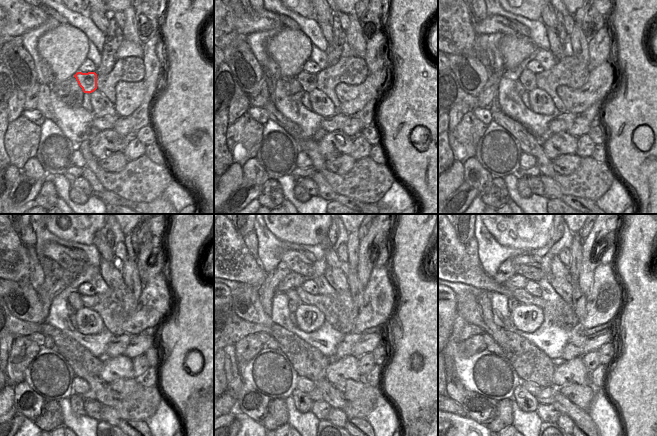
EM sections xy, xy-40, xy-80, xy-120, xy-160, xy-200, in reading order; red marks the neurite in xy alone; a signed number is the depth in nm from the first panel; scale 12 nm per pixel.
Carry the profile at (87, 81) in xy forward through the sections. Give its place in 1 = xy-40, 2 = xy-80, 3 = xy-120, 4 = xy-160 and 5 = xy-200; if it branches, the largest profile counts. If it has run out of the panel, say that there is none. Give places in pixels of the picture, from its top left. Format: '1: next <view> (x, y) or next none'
1: next xy-40 (308, 81)
2: next xy-80 (527, 78)
3: next xy-120 (74, 299)
4: next xy-160 (291, 294)
5: next xy-200 (458, 267)

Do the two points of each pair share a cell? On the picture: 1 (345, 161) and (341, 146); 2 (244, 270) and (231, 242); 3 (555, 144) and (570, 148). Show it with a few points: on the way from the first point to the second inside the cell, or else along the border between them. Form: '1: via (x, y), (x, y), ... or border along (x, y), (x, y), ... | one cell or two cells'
1: border along (349, 154), (340, 154), (326, 160) | two cells
2: via (238, 263), (237, 252), (234, 249) | one cell
3: via (559, 144), (566, 144) | one cell

